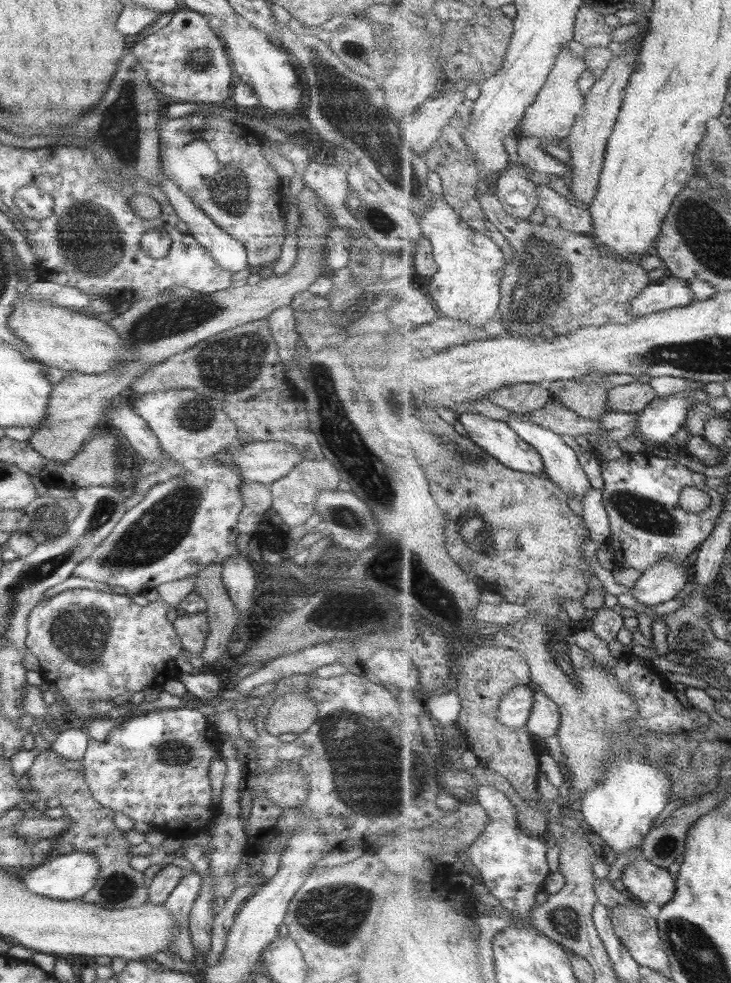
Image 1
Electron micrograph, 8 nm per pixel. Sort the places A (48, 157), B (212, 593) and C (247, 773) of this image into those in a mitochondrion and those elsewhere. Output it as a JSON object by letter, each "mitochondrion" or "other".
{"A":"other","B":"other","C":"other"}

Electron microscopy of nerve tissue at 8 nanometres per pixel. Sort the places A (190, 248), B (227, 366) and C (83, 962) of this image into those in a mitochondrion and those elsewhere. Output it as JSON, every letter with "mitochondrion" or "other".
{"A":"other","B":"mitochondrion","C":"other"}

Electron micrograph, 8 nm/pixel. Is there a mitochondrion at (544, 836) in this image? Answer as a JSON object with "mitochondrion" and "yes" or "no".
{"mitochondrion":"no"}

